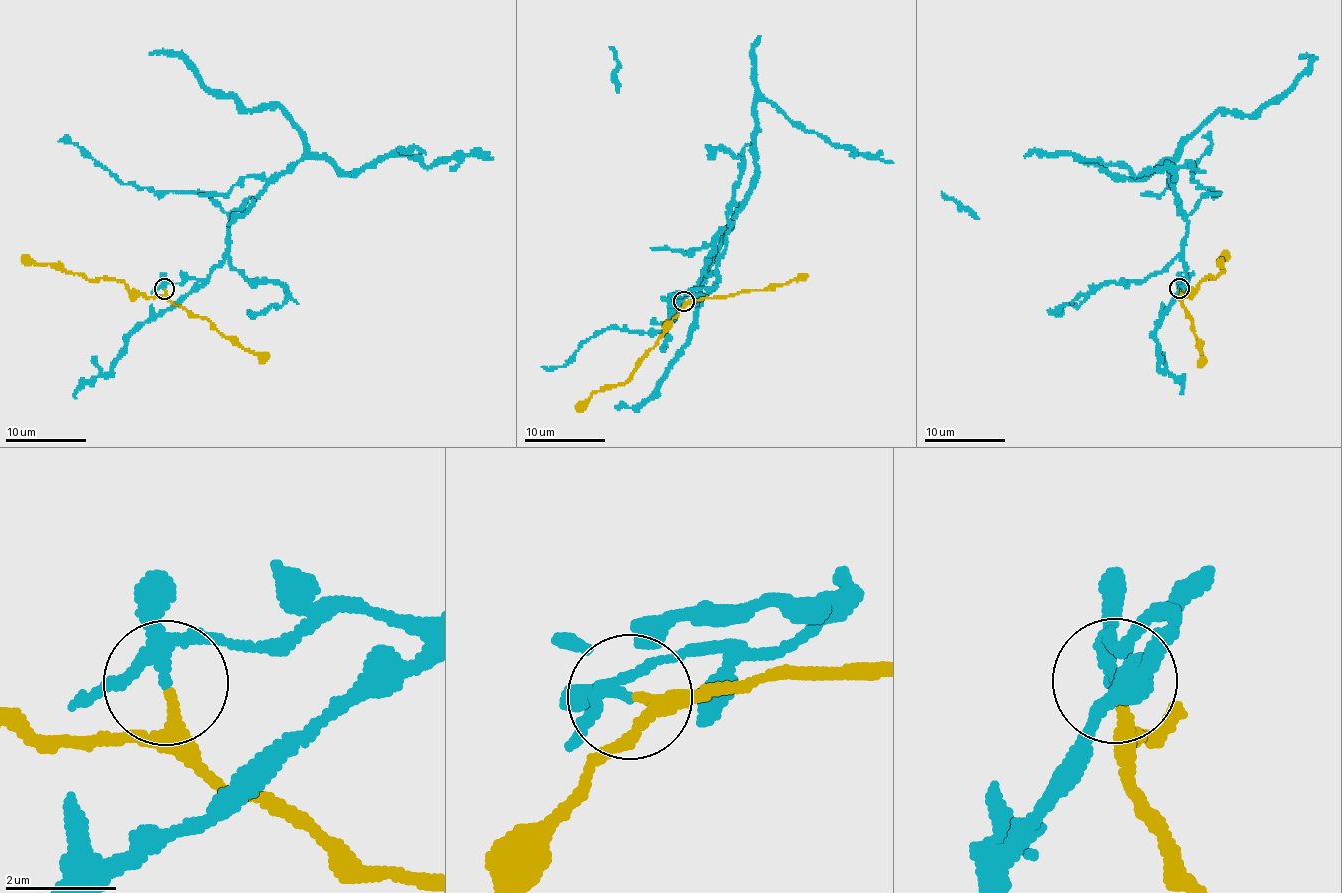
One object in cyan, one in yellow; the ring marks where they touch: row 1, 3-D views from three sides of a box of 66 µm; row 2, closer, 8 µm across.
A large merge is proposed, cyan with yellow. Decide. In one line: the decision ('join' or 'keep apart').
keep apart

